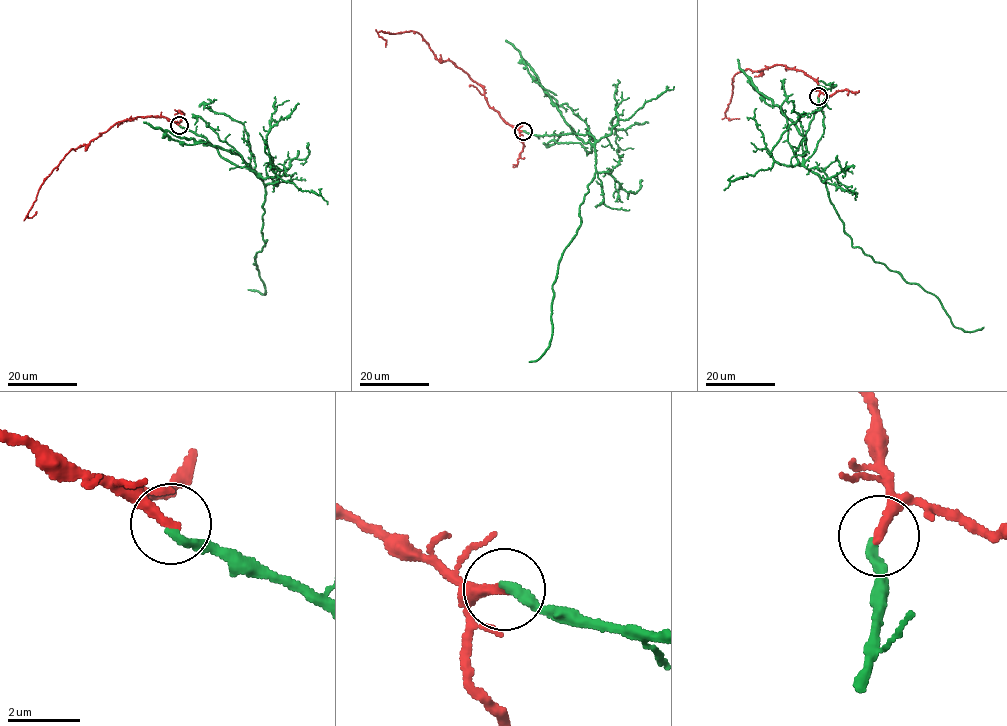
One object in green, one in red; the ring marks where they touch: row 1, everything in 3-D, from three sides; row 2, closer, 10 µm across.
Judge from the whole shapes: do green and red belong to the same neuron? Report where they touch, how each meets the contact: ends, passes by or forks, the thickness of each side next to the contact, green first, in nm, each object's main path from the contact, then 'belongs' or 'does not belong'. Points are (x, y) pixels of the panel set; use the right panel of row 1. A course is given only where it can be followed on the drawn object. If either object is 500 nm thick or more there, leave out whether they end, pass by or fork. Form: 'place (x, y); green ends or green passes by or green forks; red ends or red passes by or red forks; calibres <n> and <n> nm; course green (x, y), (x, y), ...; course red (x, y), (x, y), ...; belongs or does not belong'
place (818, 96); green ends; red ends; calibres 260 and 280 nm; course green (818, 96), (817, 110), (795, 156), (825, 184), (853, 247), (930, 292), (959, 328), (968, 332), (983, 327); course red (818, 96), (817, 82), (802, 71), (783, 64), (746, 69), (732, 79), (725, 112), (730, 120), (739, 118); belongs

